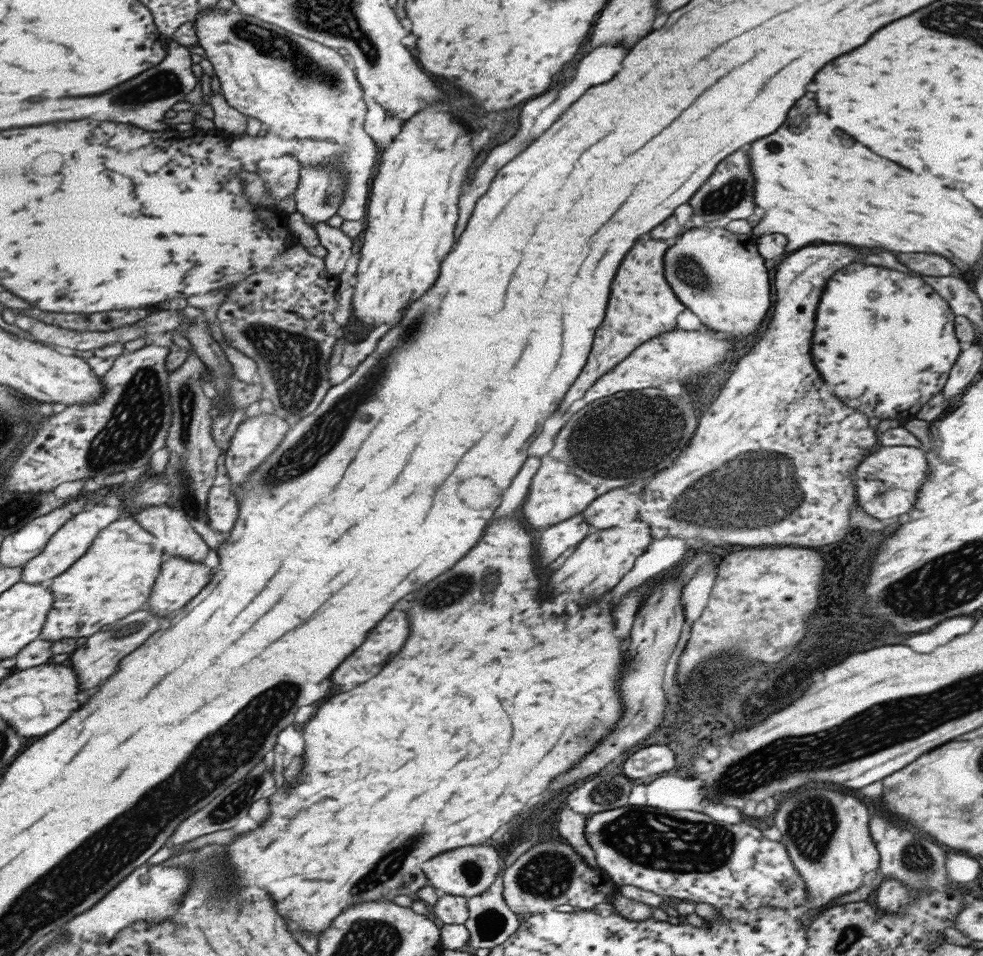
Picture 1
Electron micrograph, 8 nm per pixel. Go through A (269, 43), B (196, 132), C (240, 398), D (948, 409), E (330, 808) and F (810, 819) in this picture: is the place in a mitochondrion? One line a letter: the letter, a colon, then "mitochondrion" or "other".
A: mitochondrion
B: other
C: mitochondrion
D: other
E: other
F: mitochondrion

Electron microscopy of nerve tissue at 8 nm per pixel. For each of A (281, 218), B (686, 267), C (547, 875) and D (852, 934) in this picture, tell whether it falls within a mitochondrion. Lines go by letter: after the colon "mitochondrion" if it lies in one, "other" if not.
A: other
B: mitochondrion
C: mitochondrion
D: mitochondrion

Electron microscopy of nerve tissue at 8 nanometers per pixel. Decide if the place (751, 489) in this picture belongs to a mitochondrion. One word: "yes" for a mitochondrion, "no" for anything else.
yes

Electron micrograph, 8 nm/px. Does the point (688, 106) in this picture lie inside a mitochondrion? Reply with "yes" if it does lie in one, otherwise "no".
no

